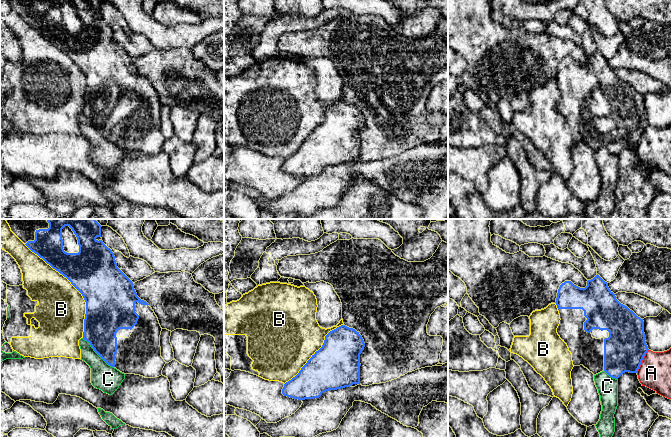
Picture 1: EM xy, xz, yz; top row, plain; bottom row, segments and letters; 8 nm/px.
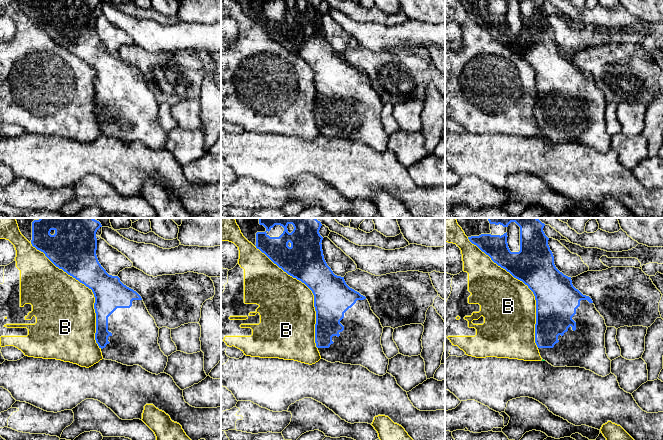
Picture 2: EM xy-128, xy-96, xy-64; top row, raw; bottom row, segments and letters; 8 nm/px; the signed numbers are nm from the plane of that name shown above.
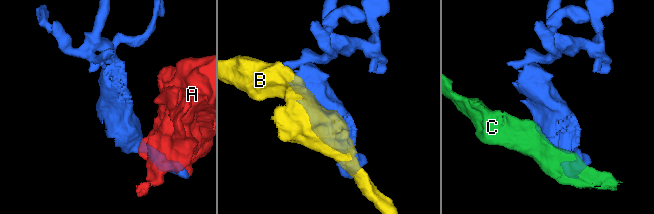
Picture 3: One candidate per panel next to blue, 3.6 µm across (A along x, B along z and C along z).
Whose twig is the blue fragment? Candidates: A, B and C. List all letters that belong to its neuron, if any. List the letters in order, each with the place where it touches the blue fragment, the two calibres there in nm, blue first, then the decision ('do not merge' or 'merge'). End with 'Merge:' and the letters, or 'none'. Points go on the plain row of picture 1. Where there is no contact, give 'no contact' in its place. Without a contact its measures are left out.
A: contact yz (641, 137); calibres 320 and 360 nm; do not merge
B: contact xy (74, 62); calibres 400 and 400 nm; do not merge
C: contact xy (97, 129); calibres 280 and 200 nm; do not merge
Merge: none

